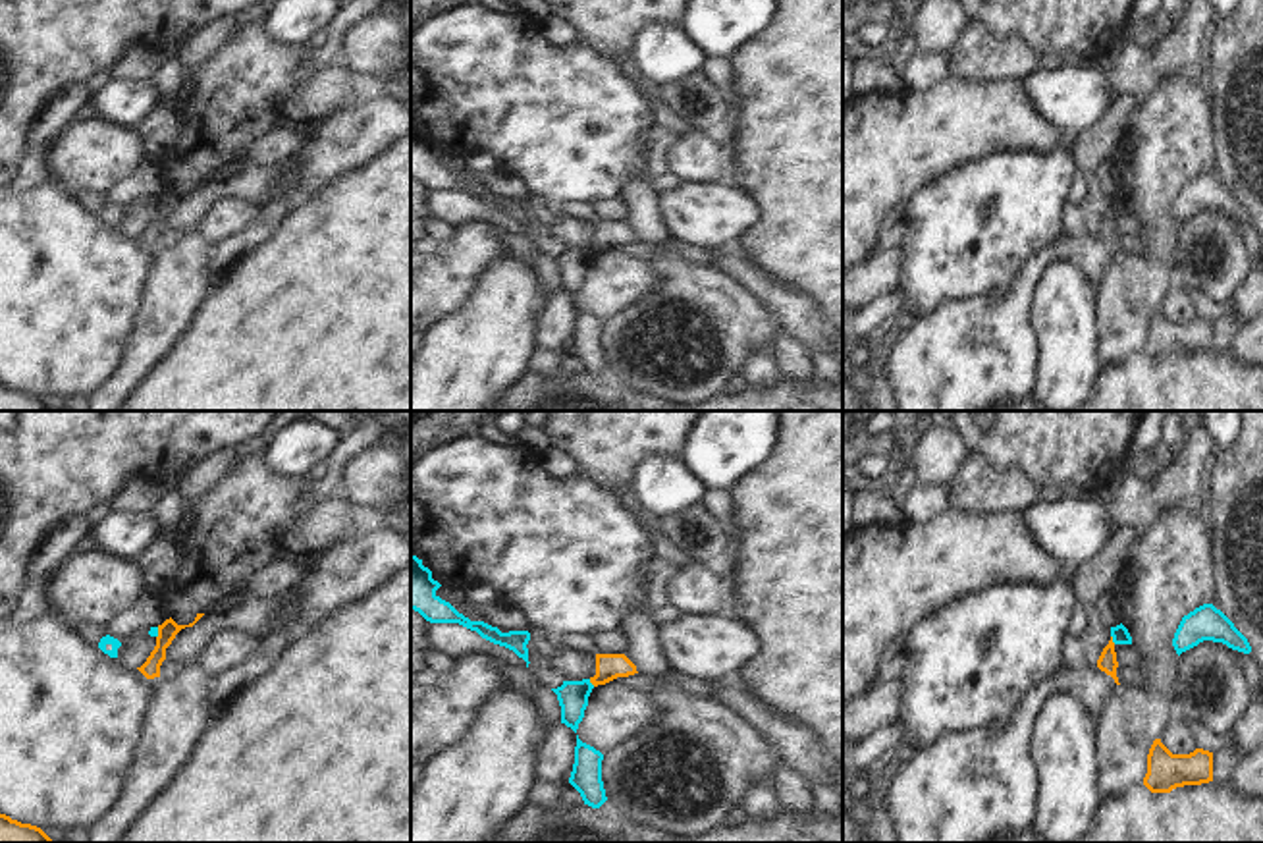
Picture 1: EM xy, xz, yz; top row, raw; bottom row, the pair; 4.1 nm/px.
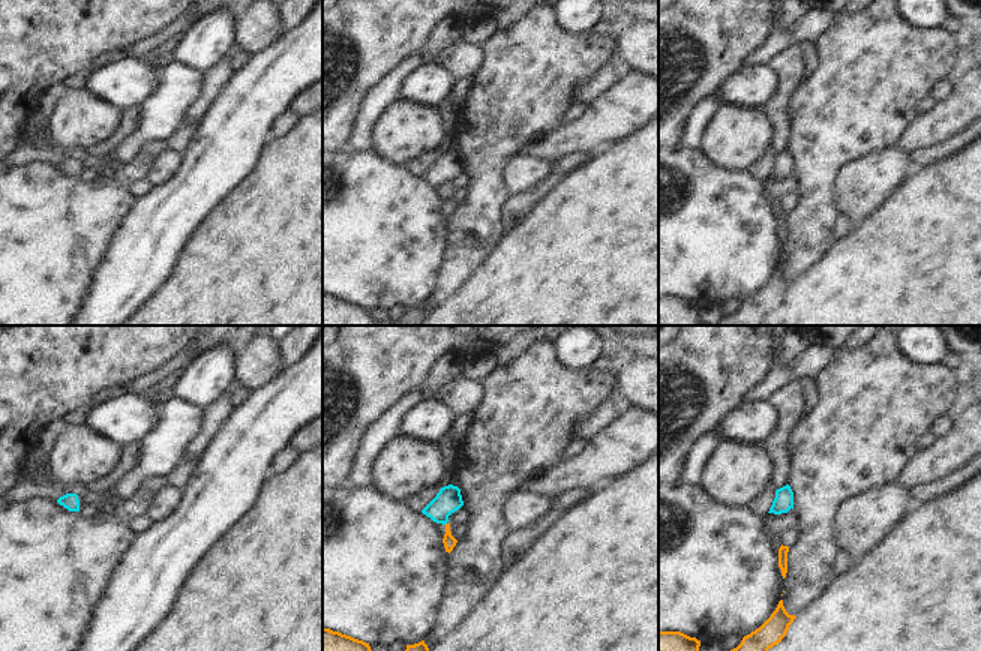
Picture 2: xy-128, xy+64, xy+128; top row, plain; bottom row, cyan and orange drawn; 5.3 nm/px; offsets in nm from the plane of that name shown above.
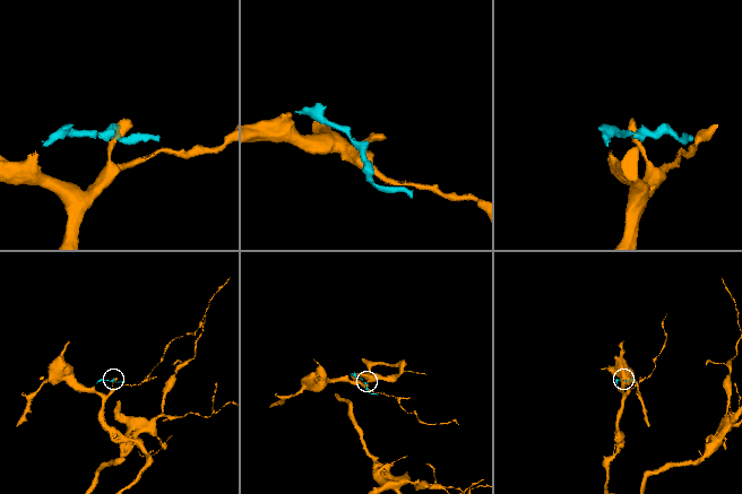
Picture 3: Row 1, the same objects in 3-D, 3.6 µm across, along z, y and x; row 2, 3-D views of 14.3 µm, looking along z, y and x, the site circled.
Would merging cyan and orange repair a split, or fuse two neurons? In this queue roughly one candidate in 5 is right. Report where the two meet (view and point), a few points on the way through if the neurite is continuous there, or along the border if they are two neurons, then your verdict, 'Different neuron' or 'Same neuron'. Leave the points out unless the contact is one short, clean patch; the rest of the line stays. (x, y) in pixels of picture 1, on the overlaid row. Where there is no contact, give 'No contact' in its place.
Touches cyan at yz (1113, 639). Boundary: yz (1111, 635), (1115, 643). Different neuron.

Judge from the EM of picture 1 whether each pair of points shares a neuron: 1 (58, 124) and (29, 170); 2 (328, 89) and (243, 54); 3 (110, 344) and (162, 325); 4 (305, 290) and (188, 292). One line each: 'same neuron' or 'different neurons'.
1: same neuron
2: different neurons
3: different neurons
4: different neurons

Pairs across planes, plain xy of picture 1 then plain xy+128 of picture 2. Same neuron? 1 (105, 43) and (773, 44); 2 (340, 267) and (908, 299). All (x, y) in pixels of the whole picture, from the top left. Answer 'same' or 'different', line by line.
1: different
2: same

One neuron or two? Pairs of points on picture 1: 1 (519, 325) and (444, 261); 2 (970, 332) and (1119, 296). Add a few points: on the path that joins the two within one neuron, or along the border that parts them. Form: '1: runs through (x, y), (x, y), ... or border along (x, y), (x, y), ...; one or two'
1: border along (508, 257), (486, 274), (477, 296), (444, 321); two
2: border along (1115, 251), (1105, 280), (1096, 294); two

